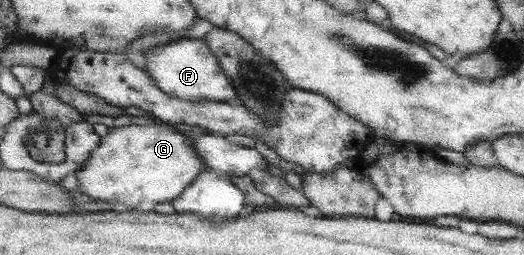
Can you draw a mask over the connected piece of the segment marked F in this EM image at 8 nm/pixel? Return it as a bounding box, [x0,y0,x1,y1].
[144,39,237,102]

